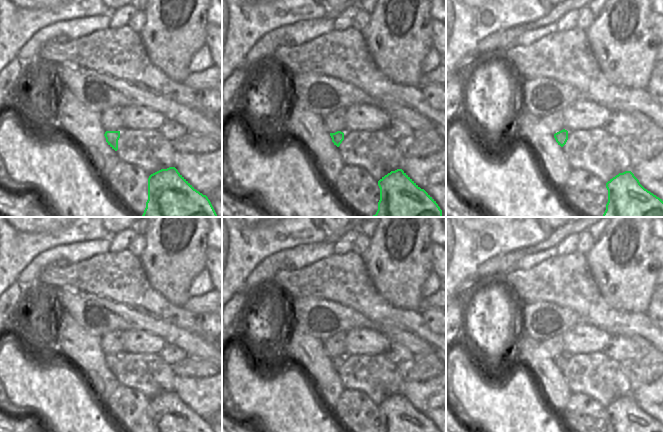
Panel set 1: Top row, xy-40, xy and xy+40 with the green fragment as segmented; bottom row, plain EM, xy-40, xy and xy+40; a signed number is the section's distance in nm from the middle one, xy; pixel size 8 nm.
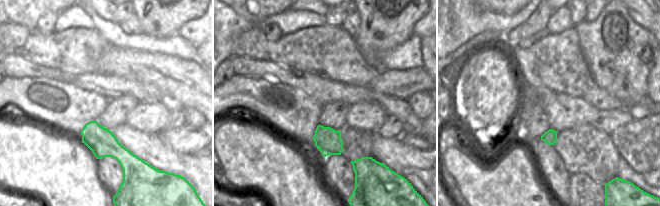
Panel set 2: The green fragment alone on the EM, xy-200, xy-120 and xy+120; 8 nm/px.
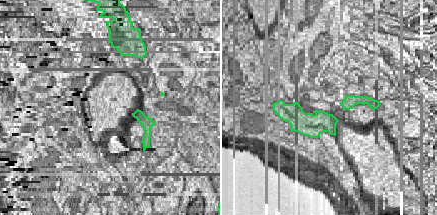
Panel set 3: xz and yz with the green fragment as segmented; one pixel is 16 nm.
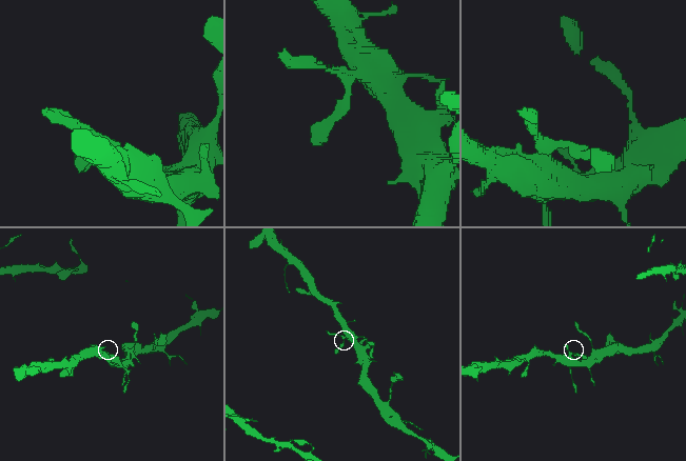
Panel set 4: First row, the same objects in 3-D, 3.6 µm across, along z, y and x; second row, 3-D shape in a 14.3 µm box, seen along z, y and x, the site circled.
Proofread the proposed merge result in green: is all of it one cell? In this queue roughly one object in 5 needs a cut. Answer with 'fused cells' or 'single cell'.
single cell

